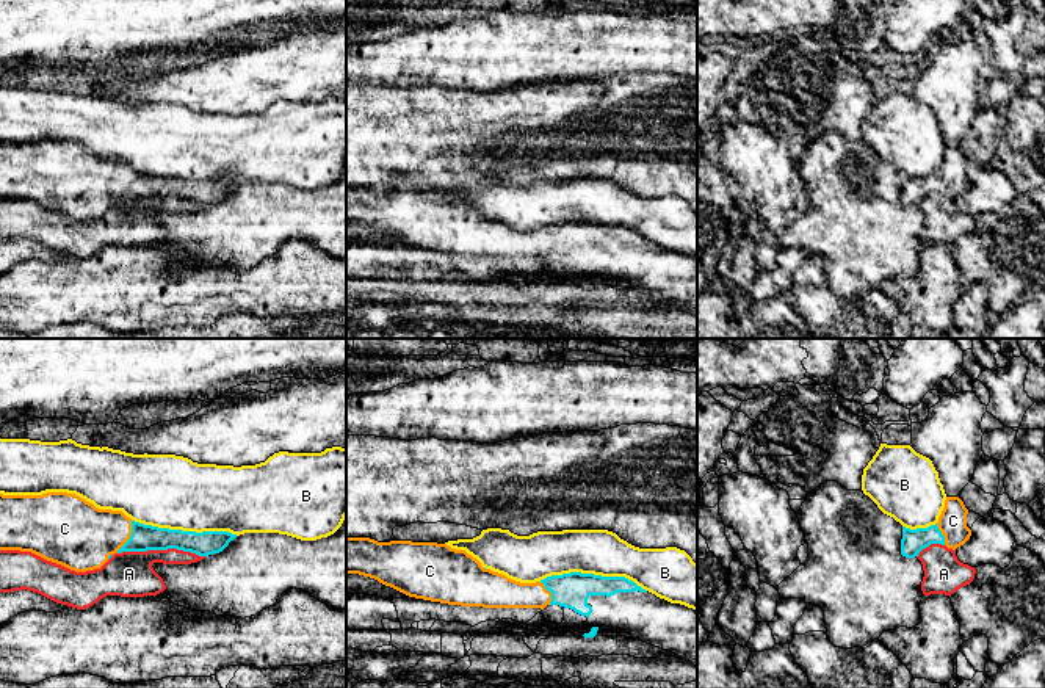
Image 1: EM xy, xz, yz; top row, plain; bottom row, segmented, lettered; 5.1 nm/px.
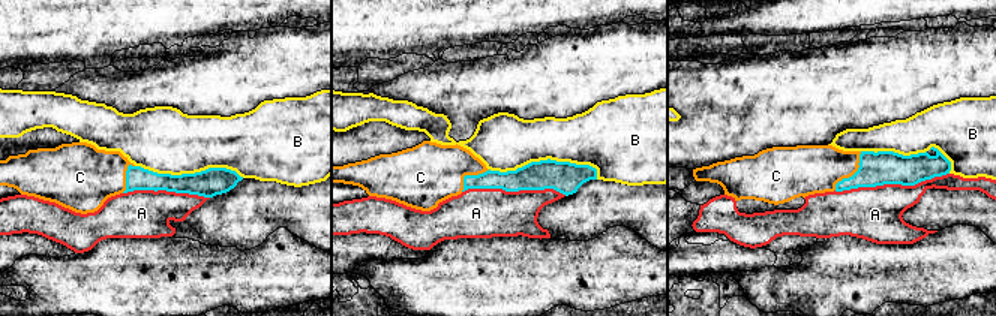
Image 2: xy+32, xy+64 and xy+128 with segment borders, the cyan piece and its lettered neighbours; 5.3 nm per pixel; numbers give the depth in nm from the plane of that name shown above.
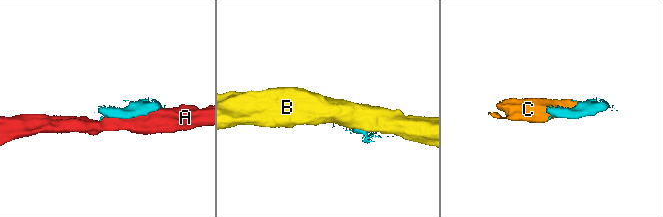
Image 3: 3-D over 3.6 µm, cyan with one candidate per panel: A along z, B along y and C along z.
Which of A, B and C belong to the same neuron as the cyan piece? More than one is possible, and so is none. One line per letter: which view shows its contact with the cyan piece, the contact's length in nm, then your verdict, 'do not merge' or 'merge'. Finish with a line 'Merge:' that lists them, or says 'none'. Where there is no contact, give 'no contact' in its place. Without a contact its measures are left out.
A: xy | 440 nm | do not merge
B: xz | 550 nm | do not merge
C: xy | 190 nm | merge
Merge: C

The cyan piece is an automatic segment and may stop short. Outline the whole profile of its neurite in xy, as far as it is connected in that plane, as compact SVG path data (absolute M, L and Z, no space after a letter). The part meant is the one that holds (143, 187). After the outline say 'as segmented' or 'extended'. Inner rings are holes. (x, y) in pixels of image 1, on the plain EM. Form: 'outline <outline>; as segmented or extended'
outline M67 141L0 143L0 199L31 201L75 221L100 218L114 202L177 197L199 205L222 201L237 183L182 180L99 158Z; extended

